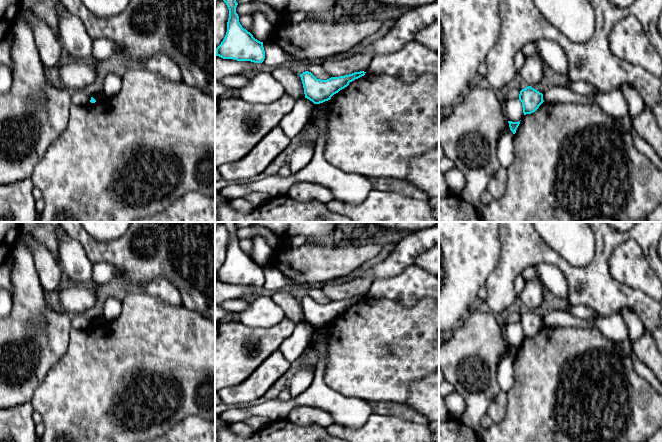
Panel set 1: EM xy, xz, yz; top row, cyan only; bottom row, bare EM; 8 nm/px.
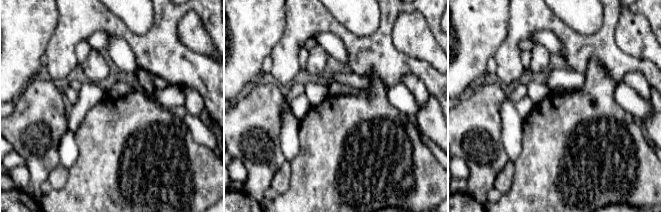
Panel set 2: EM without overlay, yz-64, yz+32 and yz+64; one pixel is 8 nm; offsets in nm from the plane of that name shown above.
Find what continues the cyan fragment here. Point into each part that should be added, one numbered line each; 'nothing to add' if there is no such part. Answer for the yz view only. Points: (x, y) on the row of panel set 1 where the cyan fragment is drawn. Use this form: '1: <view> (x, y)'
nothing to add

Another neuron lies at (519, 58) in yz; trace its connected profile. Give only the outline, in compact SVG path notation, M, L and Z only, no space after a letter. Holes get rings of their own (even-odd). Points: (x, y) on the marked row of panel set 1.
M520 51L517 52L514 56L514 67L517 73L520 73L524 61L525 61L525 55L522 54Z

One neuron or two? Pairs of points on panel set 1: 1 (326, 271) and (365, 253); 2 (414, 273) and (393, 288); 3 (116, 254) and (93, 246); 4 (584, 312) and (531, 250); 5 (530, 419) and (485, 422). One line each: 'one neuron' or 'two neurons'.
1: one neuron
2: one neuron
3: one neuron
4: two neurons
5: two neurons

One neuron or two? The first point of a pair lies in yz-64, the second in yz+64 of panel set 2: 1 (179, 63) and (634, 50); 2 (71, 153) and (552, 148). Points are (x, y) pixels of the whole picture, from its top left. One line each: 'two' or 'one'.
1: two
2: two

